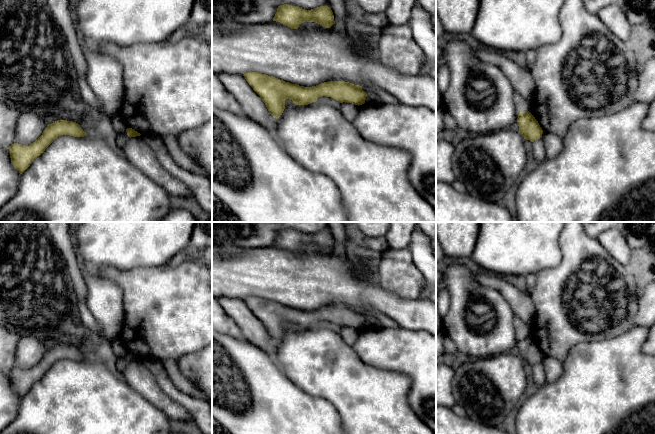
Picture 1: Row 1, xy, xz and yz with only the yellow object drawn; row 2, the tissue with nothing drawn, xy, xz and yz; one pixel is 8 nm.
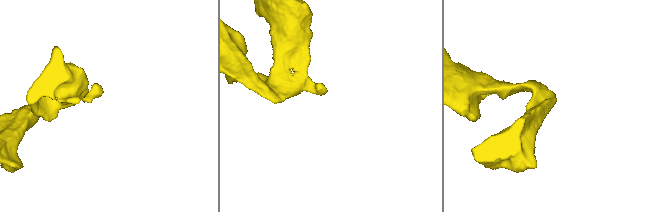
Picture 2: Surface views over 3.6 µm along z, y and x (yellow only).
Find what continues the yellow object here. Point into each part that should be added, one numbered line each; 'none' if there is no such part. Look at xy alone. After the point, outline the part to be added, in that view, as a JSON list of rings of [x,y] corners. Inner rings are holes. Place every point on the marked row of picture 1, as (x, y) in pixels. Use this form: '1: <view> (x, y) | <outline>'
none

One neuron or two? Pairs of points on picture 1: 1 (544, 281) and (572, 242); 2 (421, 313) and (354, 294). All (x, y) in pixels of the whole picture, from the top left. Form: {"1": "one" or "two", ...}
{"1": "one", "2": "one"}

